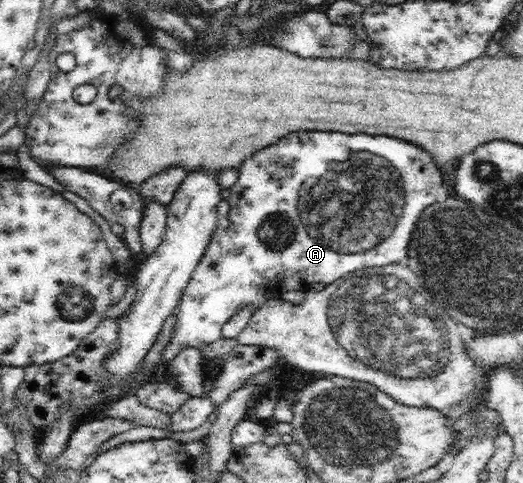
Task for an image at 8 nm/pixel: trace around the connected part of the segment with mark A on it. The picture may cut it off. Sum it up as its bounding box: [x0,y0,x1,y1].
[153,131,443,377]

